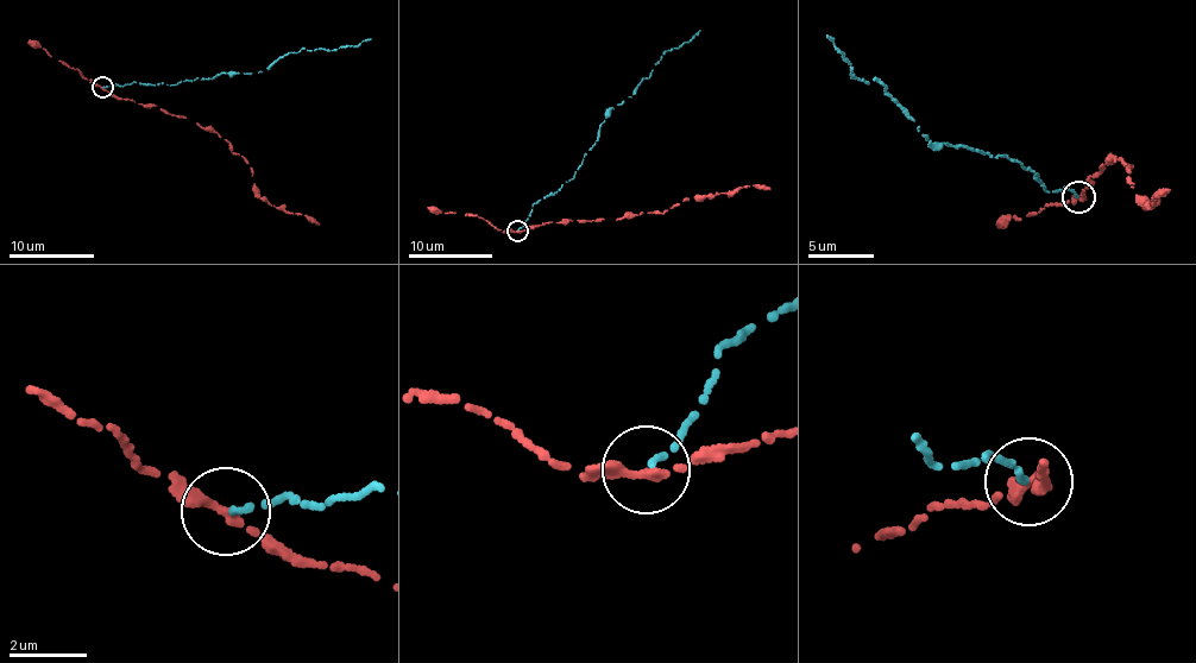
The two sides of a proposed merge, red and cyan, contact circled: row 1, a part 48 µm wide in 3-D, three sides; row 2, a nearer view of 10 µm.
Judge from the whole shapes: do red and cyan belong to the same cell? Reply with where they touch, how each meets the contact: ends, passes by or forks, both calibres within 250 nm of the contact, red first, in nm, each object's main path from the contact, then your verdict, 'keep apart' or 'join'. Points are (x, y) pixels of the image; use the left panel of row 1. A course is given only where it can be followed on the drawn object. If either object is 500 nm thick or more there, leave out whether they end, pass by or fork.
(102, 87) | red passes by | cyan ends | 240/150 nm | red via (101, 87), (211, 128), (249, 163), (263, 197), (272, 206), (314, 218), (318, 225) | cyan via (104, 88), (114, 83), (178, 83), (220, 73), (268, 69), (303, 48), (331, 51), (370, 39) | keep apart

